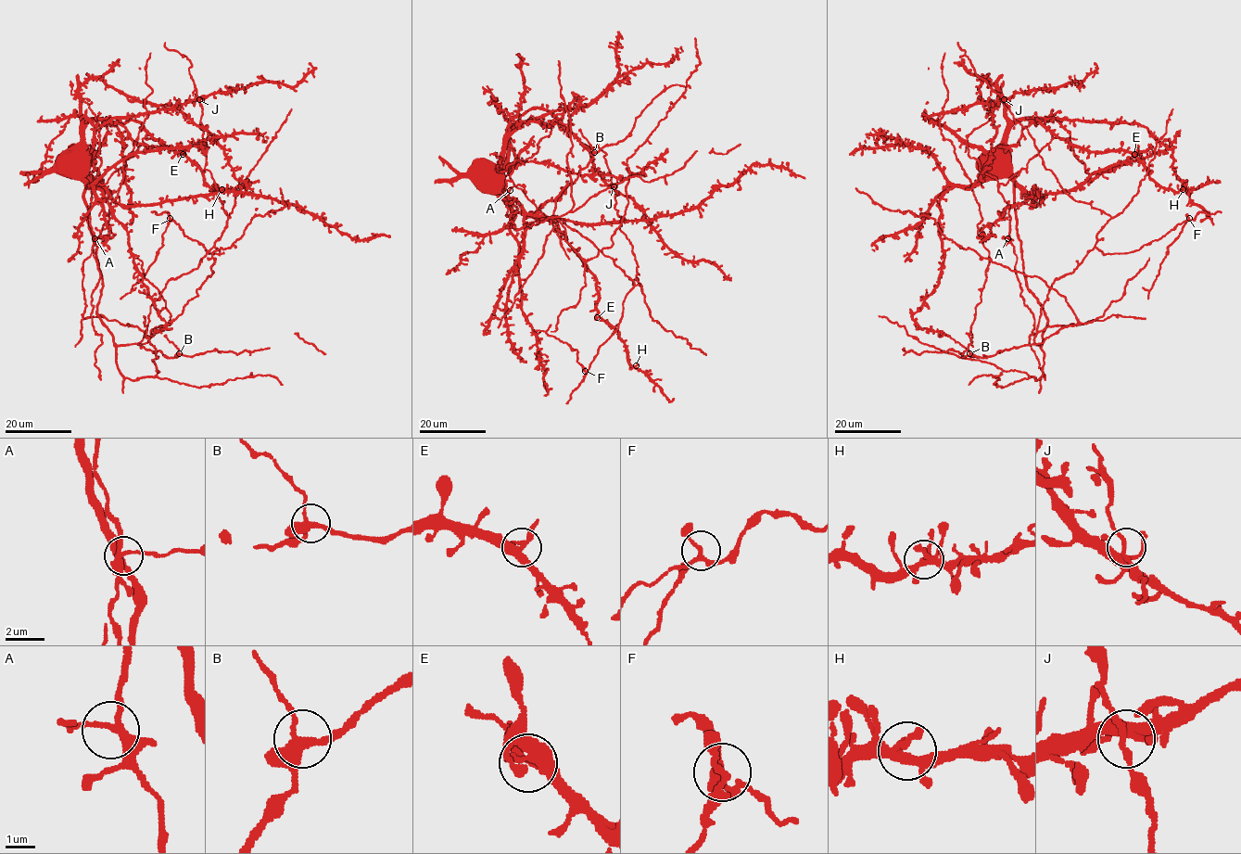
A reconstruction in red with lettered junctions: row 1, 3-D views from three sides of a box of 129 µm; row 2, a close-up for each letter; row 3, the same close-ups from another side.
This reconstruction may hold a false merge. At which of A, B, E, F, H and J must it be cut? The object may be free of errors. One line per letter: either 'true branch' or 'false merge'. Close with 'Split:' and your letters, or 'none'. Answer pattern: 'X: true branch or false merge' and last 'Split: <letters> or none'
A: true branch
B: true branch
E: true branch
F: false merge
H: true branch
J: true branch
Split: F

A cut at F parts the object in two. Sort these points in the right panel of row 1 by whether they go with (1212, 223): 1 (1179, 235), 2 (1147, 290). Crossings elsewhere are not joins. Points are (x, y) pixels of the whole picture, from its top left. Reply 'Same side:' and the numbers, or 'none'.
Same side: none

